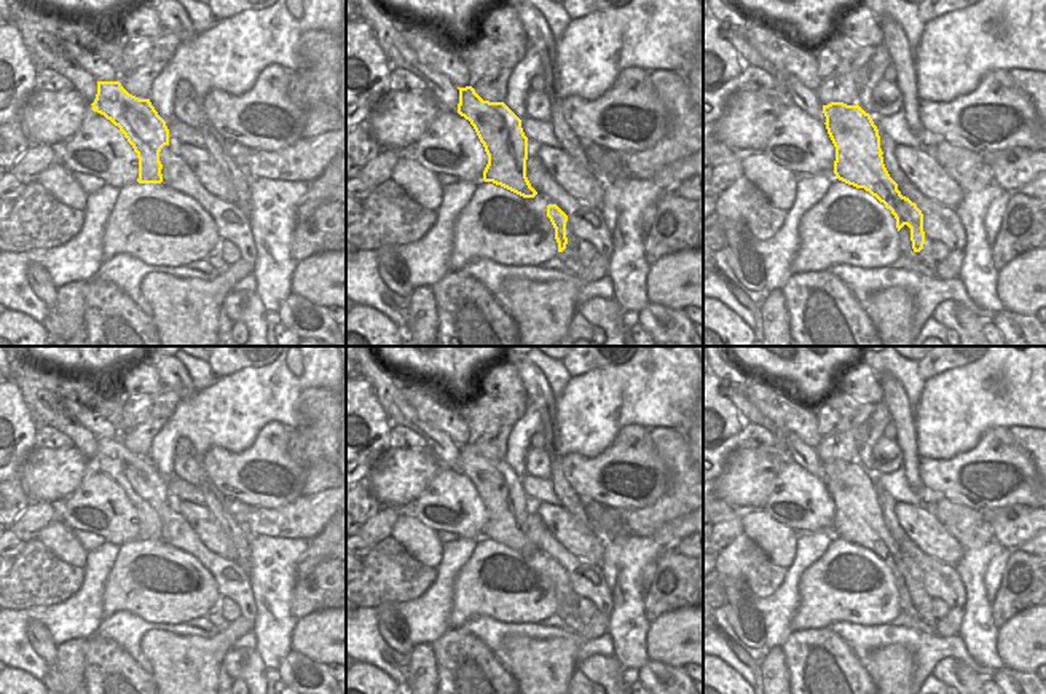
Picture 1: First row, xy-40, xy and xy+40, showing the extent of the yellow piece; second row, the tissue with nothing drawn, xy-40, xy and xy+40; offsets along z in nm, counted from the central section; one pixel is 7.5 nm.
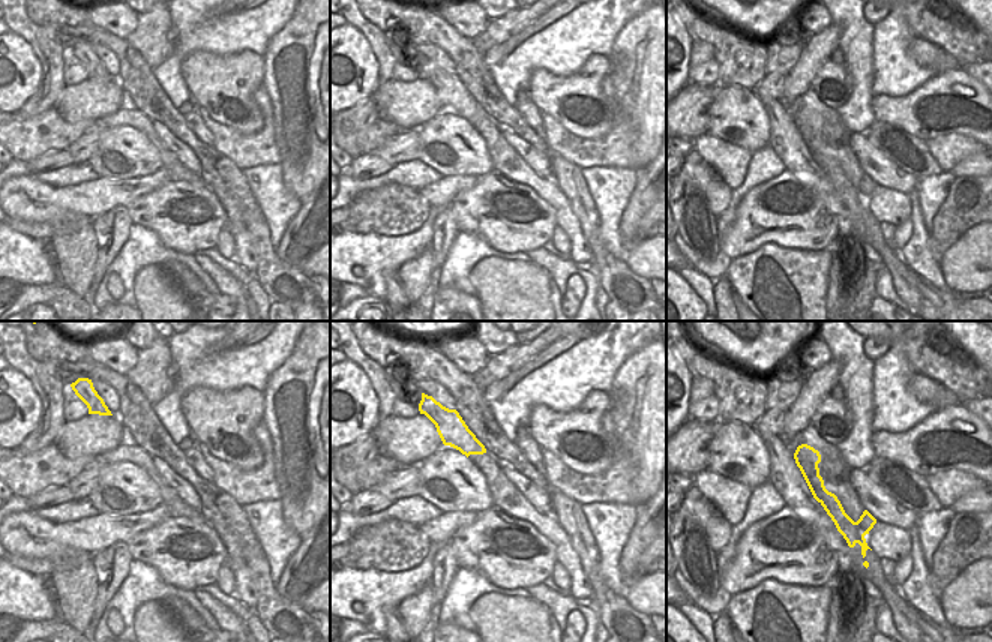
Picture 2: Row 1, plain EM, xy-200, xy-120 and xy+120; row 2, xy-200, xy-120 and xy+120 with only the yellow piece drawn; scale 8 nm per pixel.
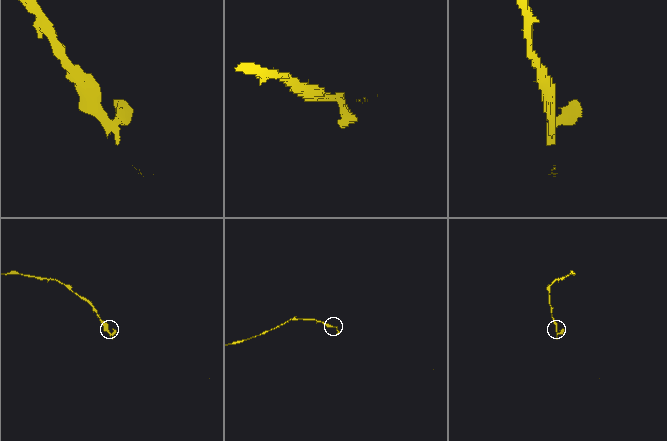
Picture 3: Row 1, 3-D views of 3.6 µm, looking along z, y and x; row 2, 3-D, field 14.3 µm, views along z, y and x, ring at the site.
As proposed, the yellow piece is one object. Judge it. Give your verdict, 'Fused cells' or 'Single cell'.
Fused cells.

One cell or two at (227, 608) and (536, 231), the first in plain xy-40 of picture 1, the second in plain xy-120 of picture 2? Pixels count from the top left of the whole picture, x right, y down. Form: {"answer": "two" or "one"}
{"answer": "two"}

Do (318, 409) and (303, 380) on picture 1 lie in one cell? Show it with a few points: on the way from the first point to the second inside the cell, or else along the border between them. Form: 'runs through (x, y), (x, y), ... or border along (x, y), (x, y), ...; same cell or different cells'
border along (329, 388), (306, 388), (300, 394), (303, 425); different cells

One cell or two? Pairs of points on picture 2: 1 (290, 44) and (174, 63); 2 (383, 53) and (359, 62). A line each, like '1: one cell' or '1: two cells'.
1: two cells
2: two cells

